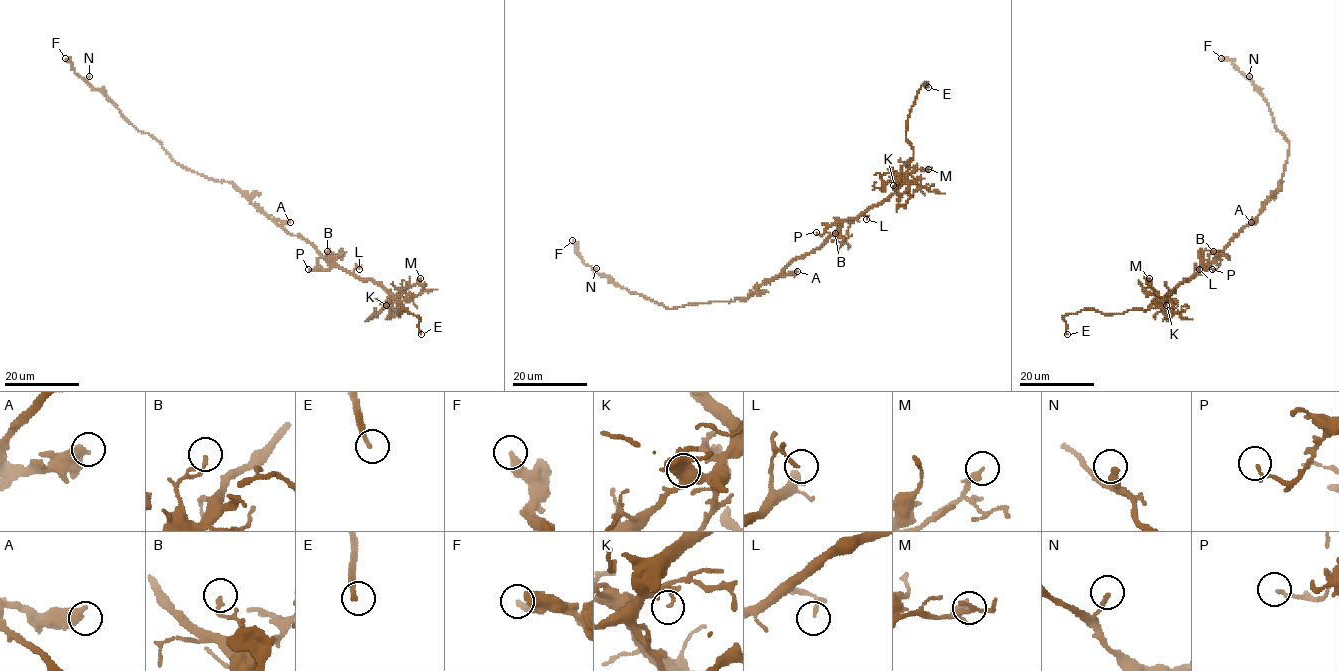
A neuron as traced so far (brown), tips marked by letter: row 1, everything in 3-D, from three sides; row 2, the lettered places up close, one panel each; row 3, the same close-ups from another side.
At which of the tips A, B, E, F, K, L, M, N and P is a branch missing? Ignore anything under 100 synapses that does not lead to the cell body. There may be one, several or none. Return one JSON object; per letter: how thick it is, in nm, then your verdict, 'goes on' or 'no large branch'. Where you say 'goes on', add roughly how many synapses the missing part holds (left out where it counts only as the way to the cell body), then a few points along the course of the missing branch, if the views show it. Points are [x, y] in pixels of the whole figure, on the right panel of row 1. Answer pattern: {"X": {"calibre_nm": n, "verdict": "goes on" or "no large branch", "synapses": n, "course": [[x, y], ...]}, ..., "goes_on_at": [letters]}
{"A": {"calibre_nm": 440, "verdict": "no large branch"}, "B": {"calibre_nm": 150, "verdict": "no large branch"}, "E": {"calibre_nm": 200, "verdict": "goes on", "course": [[1067, 334], [1075, 356]]}, "F": {"calibre_nm": 280, "verdict": "no large branch"}, "K": {"calibre_nm": 160, "verdict": "no large branch"}, "L": {"calibre_nm": 90, "verdict": "no large branch"}, "M": {"calibre_nm": 280, "verdict": "no large branch"}, "N": {"calibre_nm": 170, "verdict": "no large branch"}, "P": {"calibre_nm": 150, "verdict": "no large branch"}, "goes_on_at": ["E"]}

